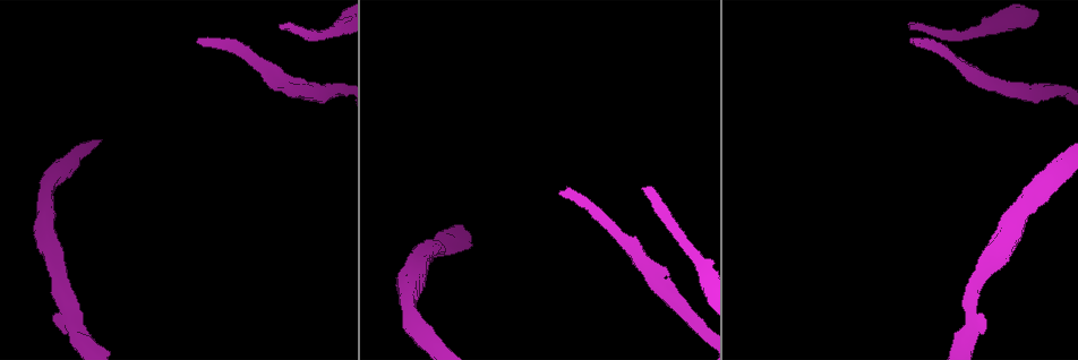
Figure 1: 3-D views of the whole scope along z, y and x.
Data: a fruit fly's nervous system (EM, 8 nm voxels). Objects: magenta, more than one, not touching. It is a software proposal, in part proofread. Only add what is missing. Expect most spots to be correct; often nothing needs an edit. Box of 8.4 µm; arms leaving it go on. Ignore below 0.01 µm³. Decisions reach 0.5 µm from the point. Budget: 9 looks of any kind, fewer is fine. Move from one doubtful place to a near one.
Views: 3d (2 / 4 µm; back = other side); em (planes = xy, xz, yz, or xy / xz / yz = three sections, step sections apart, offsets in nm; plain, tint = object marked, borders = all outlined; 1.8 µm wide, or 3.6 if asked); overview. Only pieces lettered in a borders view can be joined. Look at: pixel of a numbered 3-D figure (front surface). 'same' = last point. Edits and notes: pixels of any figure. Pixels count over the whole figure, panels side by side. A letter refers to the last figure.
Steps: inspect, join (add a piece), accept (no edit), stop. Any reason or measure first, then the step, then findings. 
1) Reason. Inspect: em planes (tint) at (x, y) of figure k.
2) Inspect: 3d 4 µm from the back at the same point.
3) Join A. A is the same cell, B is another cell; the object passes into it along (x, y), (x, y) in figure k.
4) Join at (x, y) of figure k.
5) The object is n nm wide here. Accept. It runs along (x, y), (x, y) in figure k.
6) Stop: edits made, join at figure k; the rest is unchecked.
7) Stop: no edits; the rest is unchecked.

Thick turns thin. Inspect: 3d 2 µm at (700, 266) of figure 1.

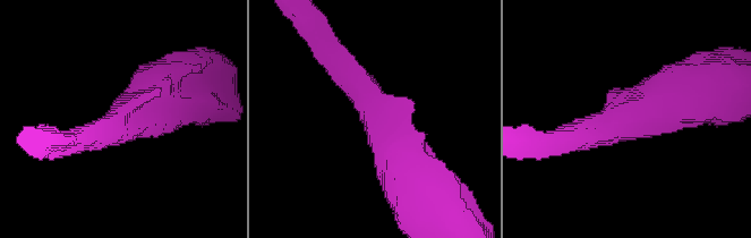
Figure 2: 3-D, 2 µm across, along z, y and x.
Inspect: em planes (tint) at (378, 112) of figure 2.

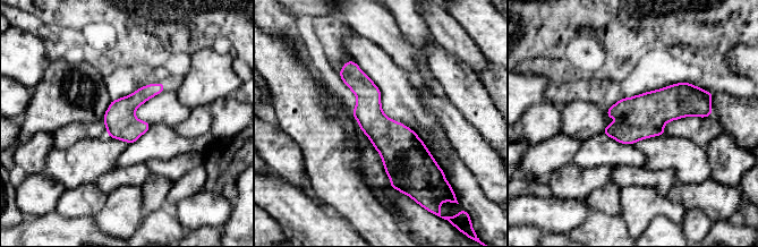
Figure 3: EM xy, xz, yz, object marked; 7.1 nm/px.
What lies round it. Inspect: em planes (borders) at the same point.

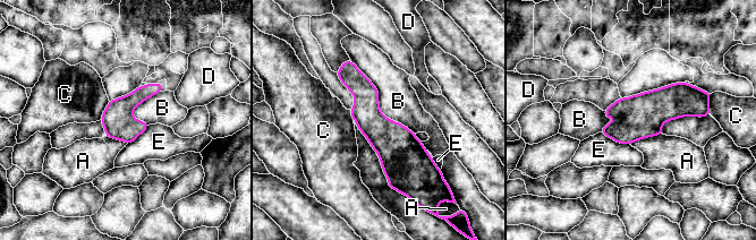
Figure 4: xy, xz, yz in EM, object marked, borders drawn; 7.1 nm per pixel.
The longest contact is with B, 700 nm. Accept. A, B, C, D and E are other cells; a border runs along (351, 60), (380, 111), (414, 134) in figure 4; none of them fits.

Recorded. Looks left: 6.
Inspect: em xz step 4 (borders) at (286, 25) of figure 1.

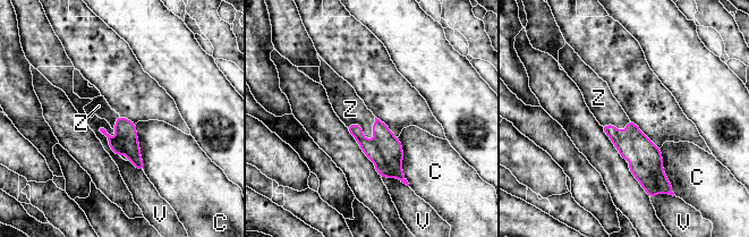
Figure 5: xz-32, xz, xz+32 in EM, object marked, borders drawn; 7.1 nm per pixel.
Join Z. Z is the same cell, C and V are other cells; the object passes into it along (388, 144), (363, 133), (350, 109) in figure 5; the cell continues.

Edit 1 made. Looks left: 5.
Long arm stops here. Inspect: em 3.6 µm xz step 4 (borders) at (913, 39) of figure 1.

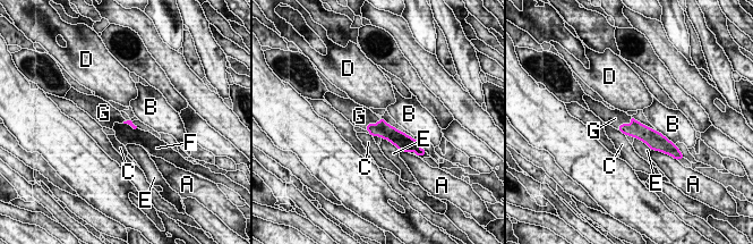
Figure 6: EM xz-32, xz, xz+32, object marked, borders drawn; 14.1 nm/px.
Inspect: em 3.6 µm planes (borders) at the same point.

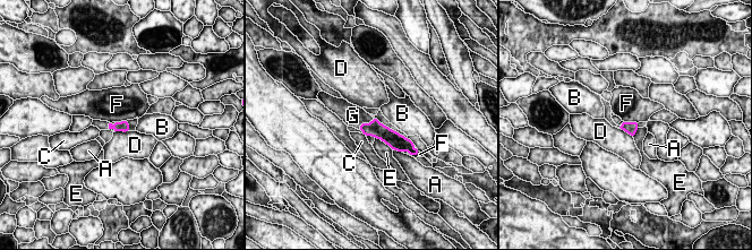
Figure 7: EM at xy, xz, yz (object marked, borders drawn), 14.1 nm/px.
The object is 140 nm wide here. Join G. G is the same cell, A, B, C, D, E and F are other cells; the object passes into it along (375, 128), (365, 123), (352, 115) in figure 7; it goes on there.

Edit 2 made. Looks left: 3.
An open end. Inspect: em yz step 16 (borders) at (986, 327) of figure 1.

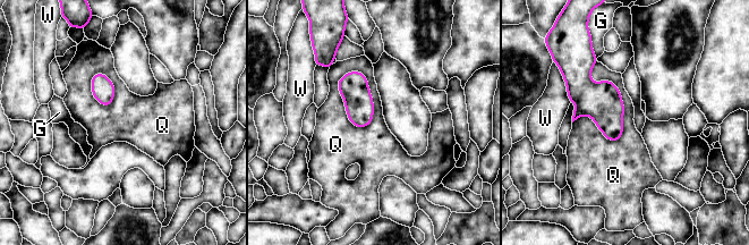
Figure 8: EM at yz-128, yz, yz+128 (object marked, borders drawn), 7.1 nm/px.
Accept. G, Q and W are other cells; a border runs along (596, 61), (616, 141) in figure 8; none of them fits.

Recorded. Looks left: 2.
Stop: edits made, join at figure 5, join at figure 7; the rest is unchecked.

